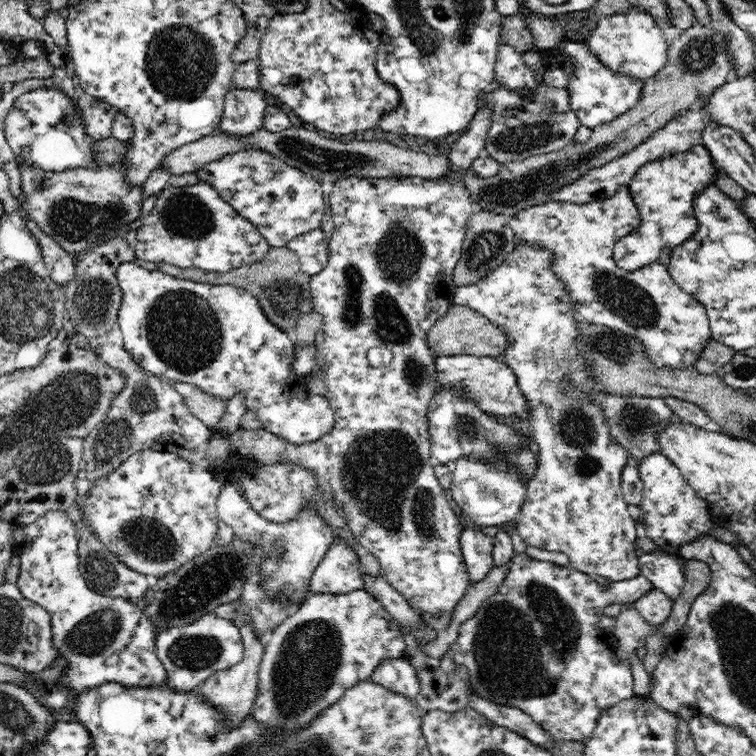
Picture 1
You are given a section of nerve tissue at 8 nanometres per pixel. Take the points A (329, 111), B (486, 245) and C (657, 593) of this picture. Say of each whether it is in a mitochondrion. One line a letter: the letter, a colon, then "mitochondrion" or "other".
A: other
B: mitochondrion
C: other

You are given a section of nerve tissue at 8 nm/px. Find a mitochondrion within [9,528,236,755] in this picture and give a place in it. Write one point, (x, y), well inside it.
(90, 635)

